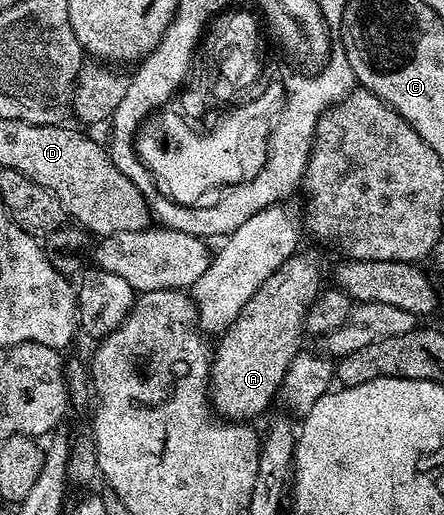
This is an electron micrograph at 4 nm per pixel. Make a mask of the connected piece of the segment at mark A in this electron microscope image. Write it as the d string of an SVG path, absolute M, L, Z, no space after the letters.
M303 250L296 251L284 264L269 278L258 286L257 292L253 294L249 302L241 309L241 314L237 314L237 318L232 322L230 328L218 337L219 345L216 343L213 348L213 355L211 357L211 383L209 385L209 399L211 407L220 417L230 418L235 422L251 422L254 421L254 416L259 416L271 404L271 399L275 400L280 395L280 388L282 380L285 378L286 371L289 370L290 363L301 349L304 347L303 340L305 341L305 329L303 323L307 317L307 308L314 302L318 296L321 295L323 284L323 264L319 261L319 256L315 252L303 252Z

